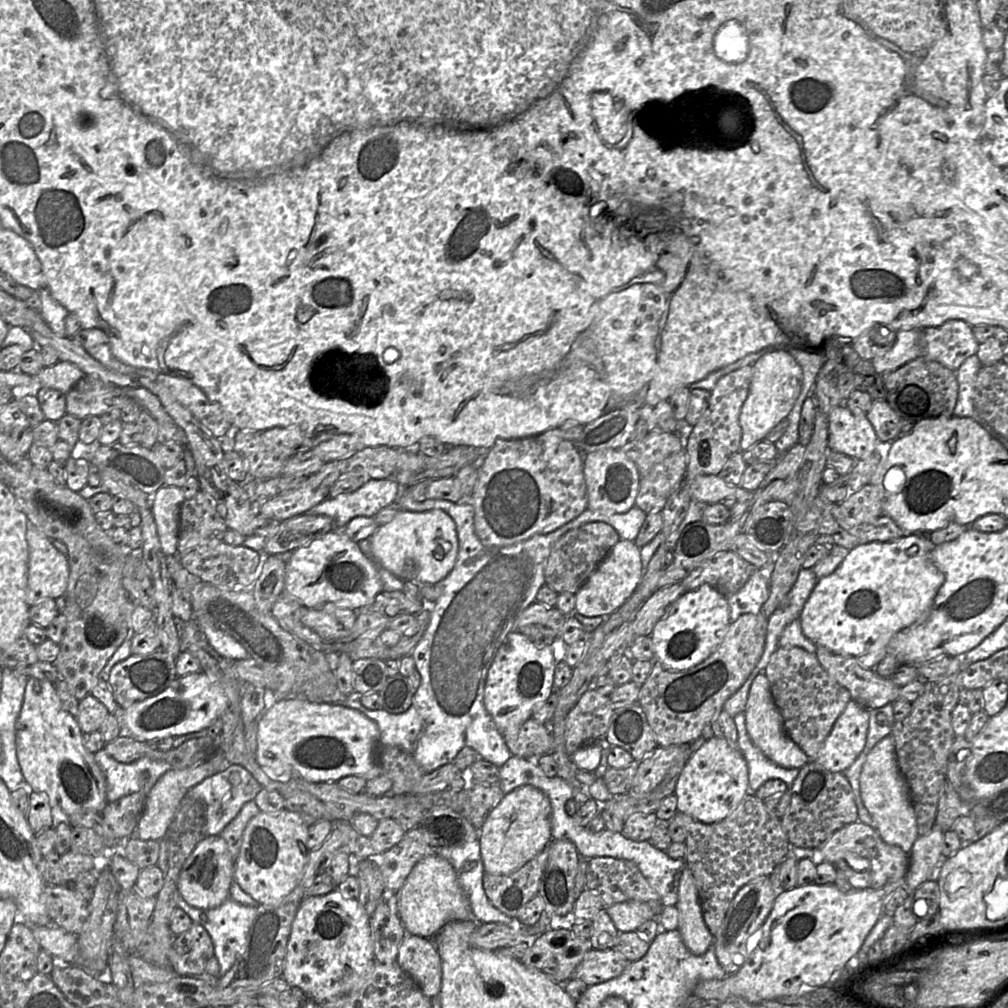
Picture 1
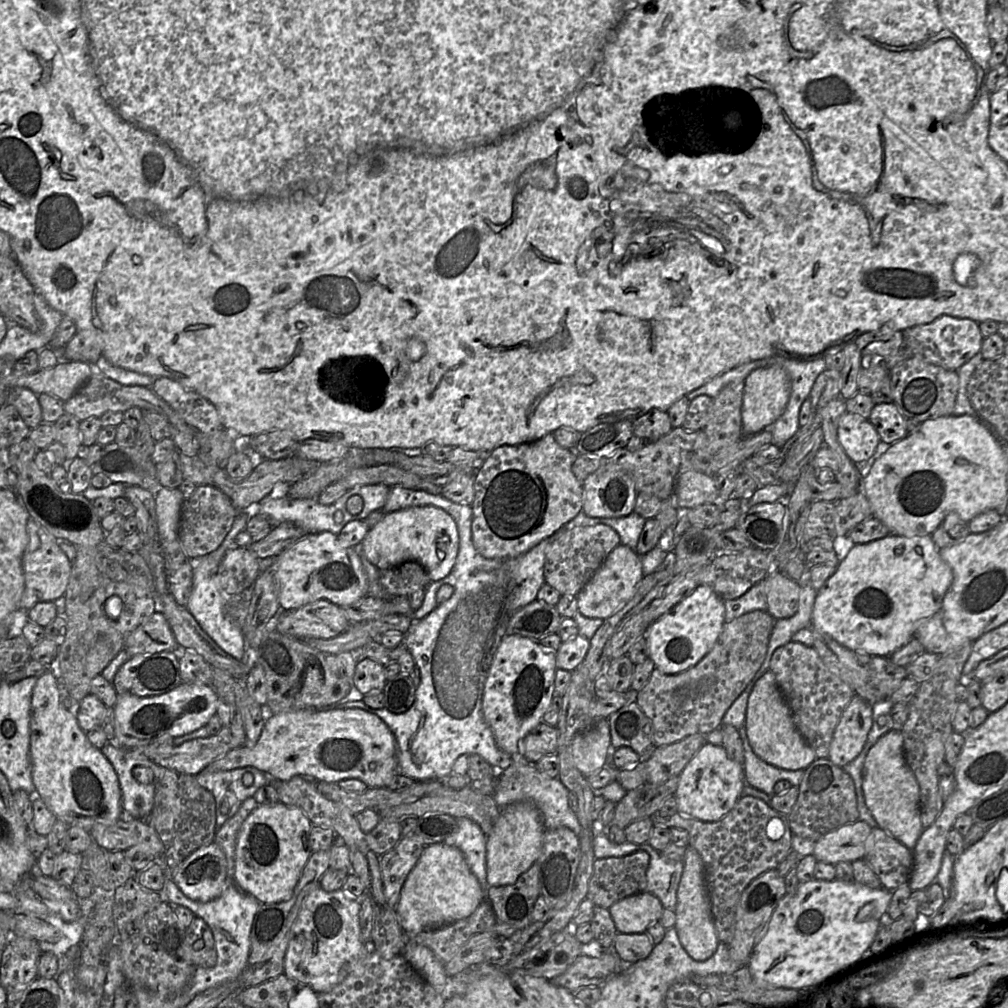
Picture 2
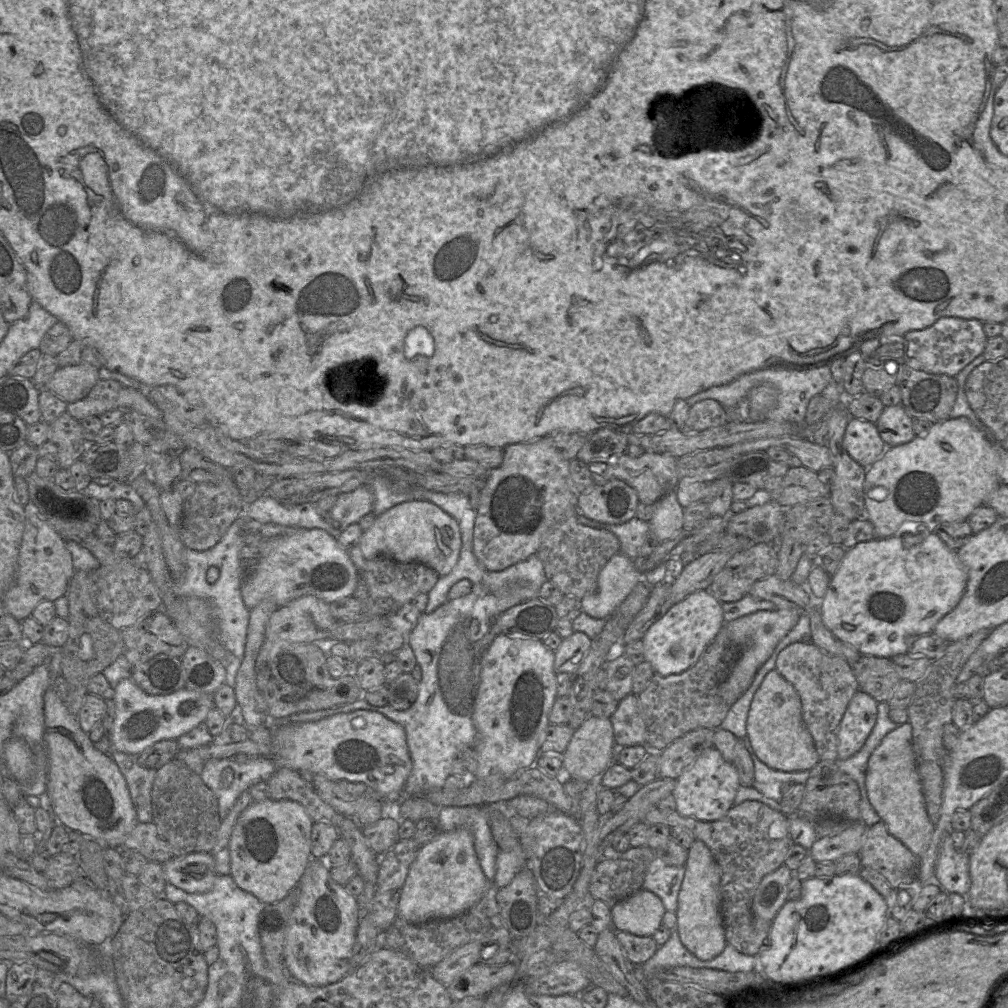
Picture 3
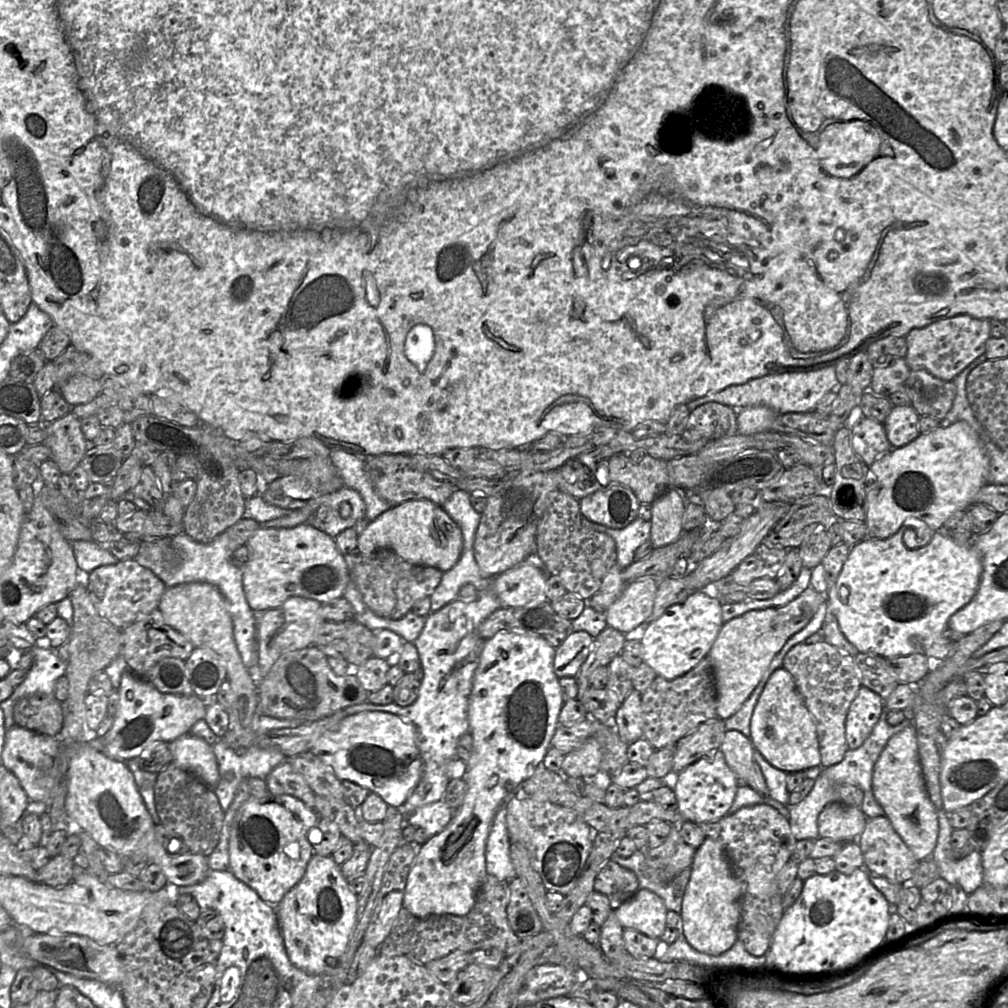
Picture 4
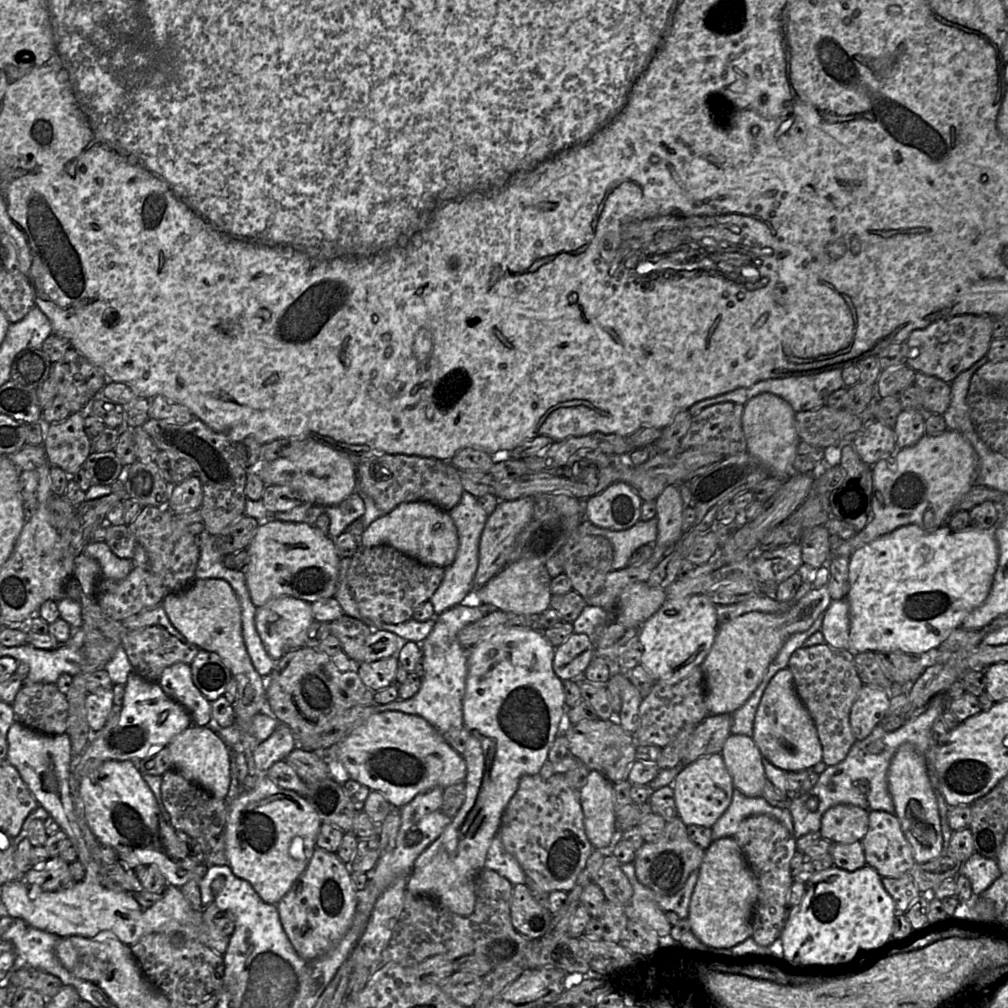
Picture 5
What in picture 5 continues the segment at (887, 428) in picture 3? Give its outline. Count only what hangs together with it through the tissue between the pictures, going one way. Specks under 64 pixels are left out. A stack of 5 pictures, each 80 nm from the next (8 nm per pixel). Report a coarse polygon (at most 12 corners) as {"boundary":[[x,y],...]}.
{"boundary":[[903,409],[895,427],[897,449],[925,434],[927,415]]}

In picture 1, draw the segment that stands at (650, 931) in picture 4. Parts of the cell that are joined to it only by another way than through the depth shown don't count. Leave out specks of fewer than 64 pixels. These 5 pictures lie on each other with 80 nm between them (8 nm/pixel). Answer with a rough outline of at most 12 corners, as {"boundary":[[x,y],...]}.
{"boundary":[[630,900],[606,910],[620,932],[658,918],[663,906]]}

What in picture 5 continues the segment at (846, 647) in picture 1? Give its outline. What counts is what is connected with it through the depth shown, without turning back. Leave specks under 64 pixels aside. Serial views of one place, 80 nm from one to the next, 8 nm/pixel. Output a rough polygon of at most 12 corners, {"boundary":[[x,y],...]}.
{"boundary":[[909,524],[849,561],[855,653],[928,657],[987,598],[994,529]]}

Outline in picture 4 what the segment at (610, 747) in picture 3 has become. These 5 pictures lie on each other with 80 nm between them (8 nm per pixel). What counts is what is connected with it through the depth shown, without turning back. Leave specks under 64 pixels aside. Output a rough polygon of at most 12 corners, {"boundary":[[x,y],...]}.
{"boundary":[[589,738],[565,755],[566,776],[594,779],[600,771],[602,747]]}

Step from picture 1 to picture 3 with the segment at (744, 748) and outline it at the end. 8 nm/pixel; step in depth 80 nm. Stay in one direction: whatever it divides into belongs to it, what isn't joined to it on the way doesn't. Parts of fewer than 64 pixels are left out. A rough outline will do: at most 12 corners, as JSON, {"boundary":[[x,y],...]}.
{"boundary":[[748,735],[754,763],[753,787],[779,802],[782,783],[805,784],[808,770],[780,771],[758,758]]}

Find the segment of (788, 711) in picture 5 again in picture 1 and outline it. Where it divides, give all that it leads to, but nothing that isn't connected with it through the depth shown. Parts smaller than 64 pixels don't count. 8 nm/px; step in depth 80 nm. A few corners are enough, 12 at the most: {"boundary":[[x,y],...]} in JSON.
{"boundary":[[760,672],[744,713],[768,759],[797,769],[810,761],[787,735],[769,680]]}

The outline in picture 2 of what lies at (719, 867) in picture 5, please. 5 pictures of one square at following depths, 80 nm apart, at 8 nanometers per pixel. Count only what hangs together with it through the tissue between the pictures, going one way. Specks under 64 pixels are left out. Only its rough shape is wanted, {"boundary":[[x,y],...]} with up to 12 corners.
{"boundary":[[687,846],[677,890],[678,939],[705,961],[719,940],[700,854]]}

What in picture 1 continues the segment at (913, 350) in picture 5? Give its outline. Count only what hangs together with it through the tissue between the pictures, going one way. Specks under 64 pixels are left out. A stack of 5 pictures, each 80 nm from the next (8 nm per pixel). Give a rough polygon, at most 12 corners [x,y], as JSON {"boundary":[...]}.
{"boundary":[[964,320],[923,332],[923,356],[957,371],[979,342]]}

